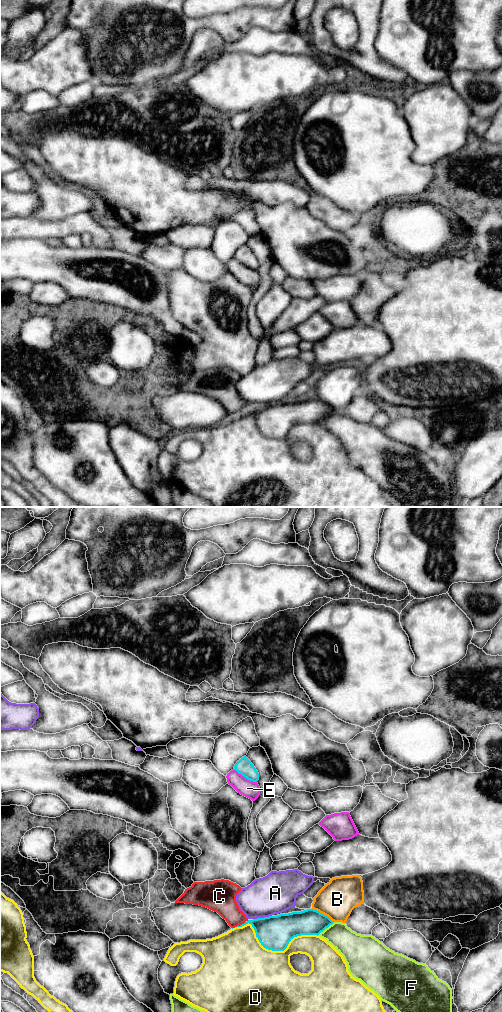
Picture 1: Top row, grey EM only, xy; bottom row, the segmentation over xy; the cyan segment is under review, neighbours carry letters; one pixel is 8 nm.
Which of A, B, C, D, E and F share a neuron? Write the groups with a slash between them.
A / B / C / D / E / F

